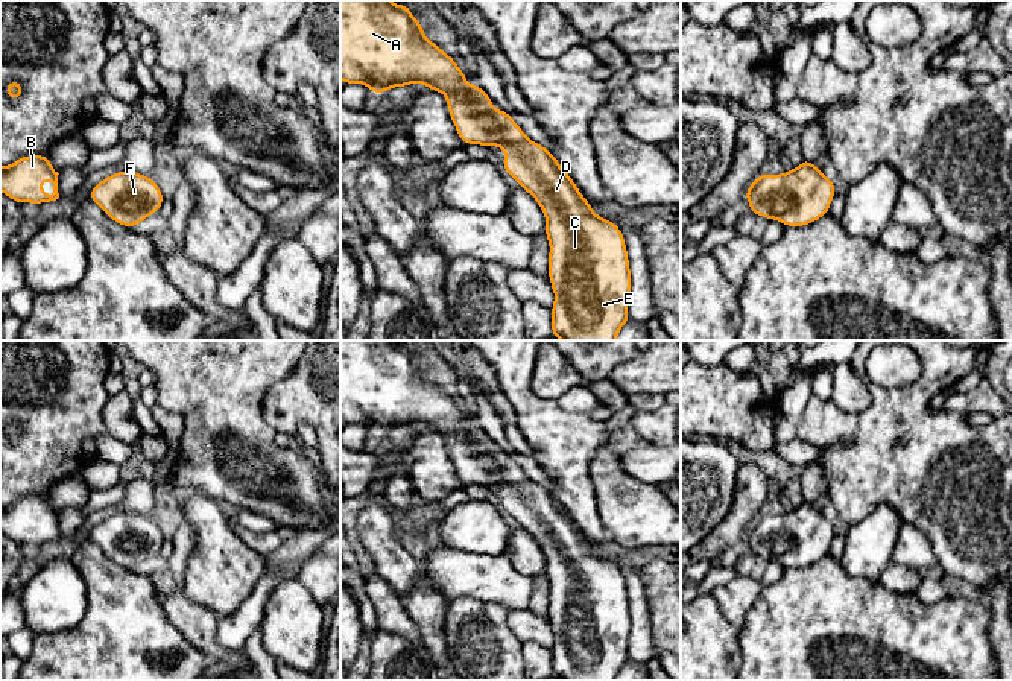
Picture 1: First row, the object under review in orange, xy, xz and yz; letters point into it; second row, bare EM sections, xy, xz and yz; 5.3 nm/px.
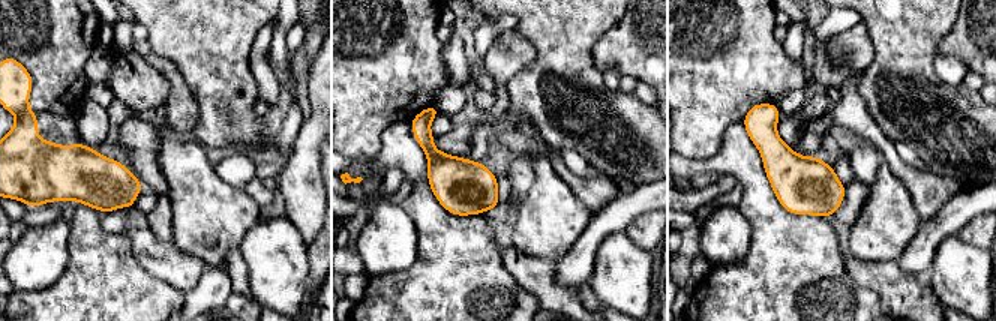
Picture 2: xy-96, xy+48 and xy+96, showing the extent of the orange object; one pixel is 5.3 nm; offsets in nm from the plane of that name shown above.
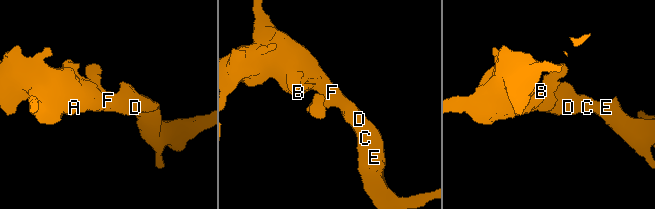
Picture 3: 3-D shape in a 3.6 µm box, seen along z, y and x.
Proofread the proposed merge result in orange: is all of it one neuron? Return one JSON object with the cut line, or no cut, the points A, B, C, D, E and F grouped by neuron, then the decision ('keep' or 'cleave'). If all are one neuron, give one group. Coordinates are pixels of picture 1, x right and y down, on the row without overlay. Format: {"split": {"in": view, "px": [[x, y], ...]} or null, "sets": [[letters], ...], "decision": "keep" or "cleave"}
{"split": null, "sets": [["A", "B", "C", "D", "E", "F"]], "decision": "keep"}

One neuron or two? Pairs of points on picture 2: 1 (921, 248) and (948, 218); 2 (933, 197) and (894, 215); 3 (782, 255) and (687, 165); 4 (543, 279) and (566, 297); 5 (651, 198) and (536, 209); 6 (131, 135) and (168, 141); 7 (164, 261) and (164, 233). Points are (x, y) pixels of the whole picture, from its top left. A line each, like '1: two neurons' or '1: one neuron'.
1: one neuron
2: two neurons
3: one neuron
4: one neuron
5: two neurons
6: two neurons
7: two neurons

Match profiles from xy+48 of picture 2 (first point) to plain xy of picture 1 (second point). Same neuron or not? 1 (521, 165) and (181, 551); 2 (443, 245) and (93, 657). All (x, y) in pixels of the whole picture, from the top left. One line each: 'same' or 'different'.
1: same
2: same

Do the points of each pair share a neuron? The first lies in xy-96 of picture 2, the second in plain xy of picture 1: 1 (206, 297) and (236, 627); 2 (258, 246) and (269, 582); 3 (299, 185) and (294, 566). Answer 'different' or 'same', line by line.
1: same
2: different
3: different

